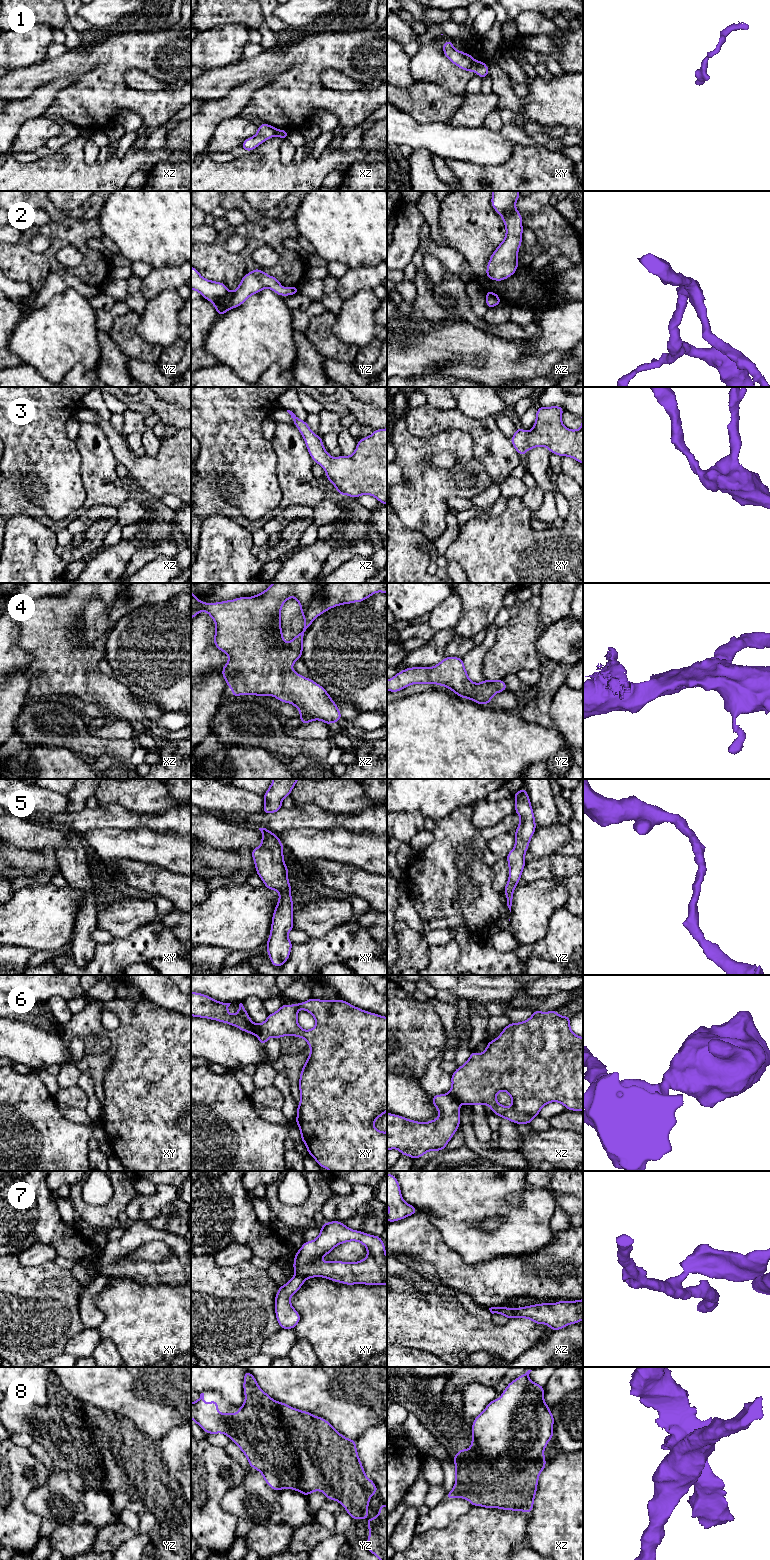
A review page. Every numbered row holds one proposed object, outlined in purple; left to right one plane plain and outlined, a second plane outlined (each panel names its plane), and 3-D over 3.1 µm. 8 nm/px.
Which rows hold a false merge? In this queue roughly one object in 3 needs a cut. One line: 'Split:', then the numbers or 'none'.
Split: 1, 6, 7, 8

